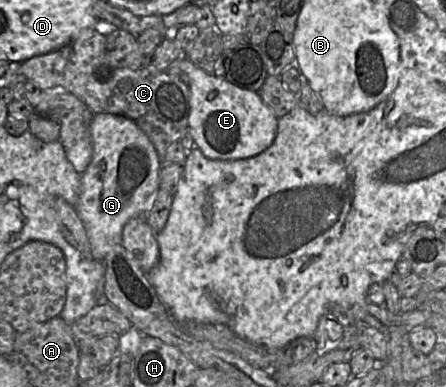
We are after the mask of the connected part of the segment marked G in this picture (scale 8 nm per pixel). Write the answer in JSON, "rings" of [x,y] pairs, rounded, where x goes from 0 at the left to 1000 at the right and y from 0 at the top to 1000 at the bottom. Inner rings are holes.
{"rings":[[[215,295],[202,326],[209,406],[184,452],[184,488],[166,532],[184,568],[204,636],[206,669],[231,677],[253,636],[274,625],[274,594],[285,571],[323,561],[357,488],[357,450],[365,426],[332,351],[294,307],[249,295]]]}

